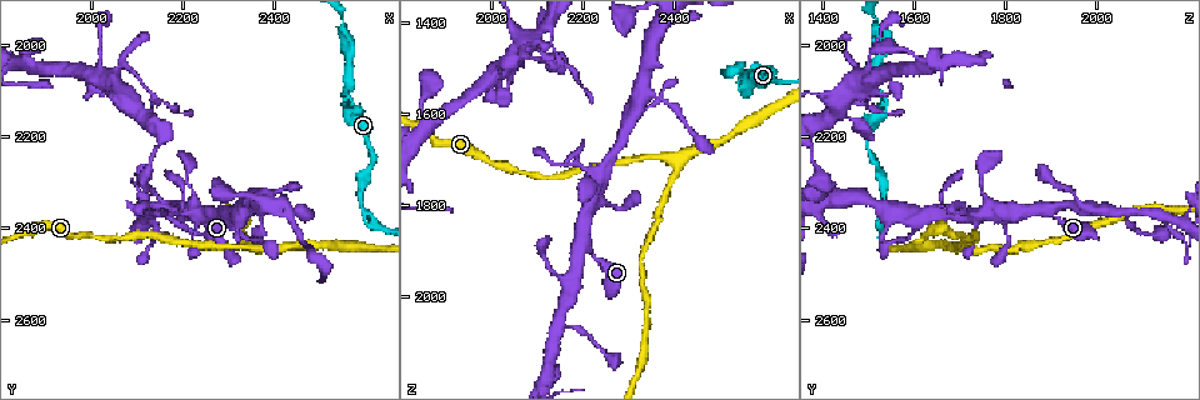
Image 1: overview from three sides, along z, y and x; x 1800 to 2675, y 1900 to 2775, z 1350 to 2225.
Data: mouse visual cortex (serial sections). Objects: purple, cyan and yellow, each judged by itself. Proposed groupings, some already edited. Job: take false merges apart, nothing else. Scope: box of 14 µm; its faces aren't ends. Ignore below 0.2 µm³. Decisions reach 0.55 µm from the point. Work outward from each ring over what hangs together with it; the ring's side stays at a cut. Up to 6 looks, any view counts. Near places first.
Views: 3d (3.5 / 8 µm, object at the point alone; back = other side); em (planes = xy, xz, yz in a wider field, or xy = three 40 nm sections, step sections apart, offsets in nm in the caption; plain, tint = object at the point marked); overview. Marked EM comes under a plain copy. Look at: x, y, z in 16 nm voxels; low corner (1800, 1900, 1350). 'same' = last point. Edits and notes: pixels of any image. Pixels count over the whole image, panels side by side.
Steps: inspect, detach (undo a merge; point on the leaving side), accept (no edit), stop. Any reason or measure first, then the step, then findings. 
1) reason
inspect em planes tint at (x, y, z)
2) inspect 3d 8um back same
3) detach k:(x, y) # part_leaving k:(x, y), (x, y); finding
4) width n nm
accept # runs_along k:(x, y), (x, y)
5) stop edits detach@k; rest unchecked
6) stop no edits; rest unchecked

thin neck
inspect 3d 3.5um at (2565, 2115, 1525)

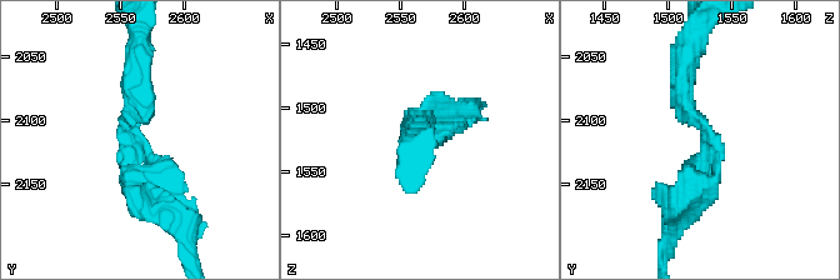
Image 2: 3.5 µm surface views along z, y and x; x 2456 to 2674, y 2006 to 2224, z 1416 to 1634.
arm_widths 250, 400 nm
accept # runs_along 2:(160, 204), (130, 120), (138, 58); one cell here

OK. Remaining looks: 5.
a fork
inspect 3d 3.5um back at (2220, 2370, 1770)

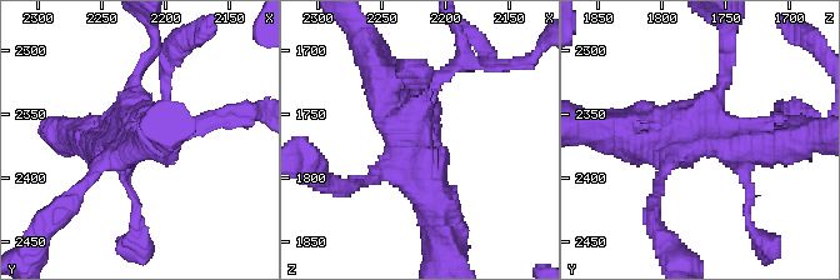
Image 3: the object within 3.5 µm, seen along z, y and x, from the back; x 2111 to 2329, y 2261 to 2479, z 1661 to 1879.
inspect em xy step 3 tint at (2224, 2366, 1768)

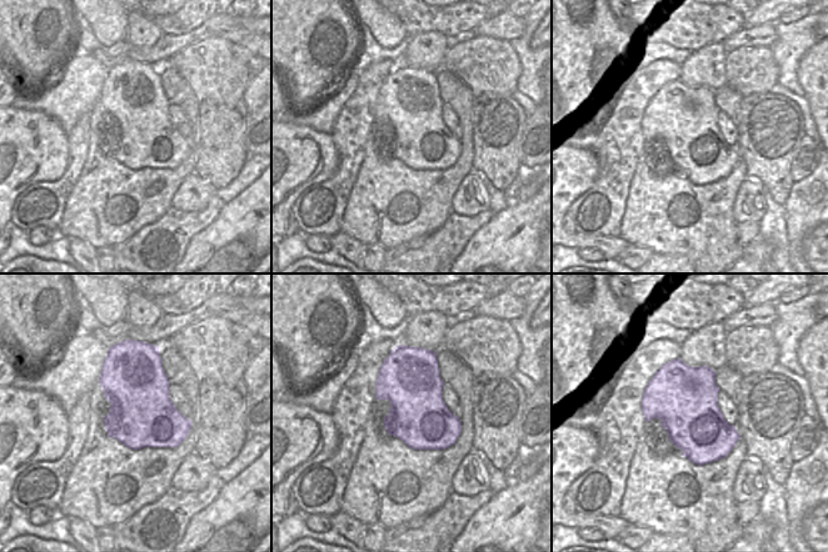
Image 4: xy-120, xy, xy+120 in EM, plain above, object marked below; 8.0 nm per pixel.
accept # runs_along 3:(440, 215), (399, 93), (375, 68); one cell here

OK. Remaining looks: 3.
sharp bend
inspect 3d 3.5um back at (2120, 2380, 2190)

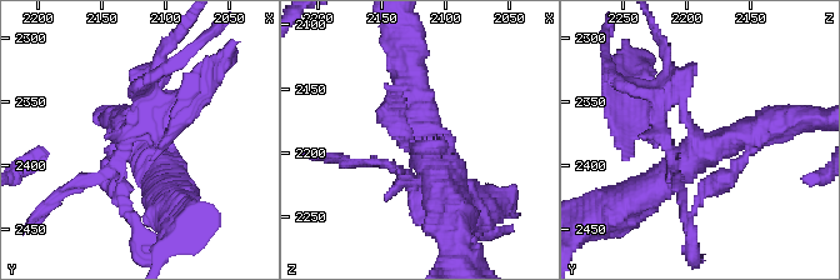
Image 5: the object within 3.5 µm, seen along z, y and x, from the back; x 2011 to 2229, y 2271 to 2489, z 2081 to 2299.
inspect em xy step 3 tint at (2116, 2384, 2186)

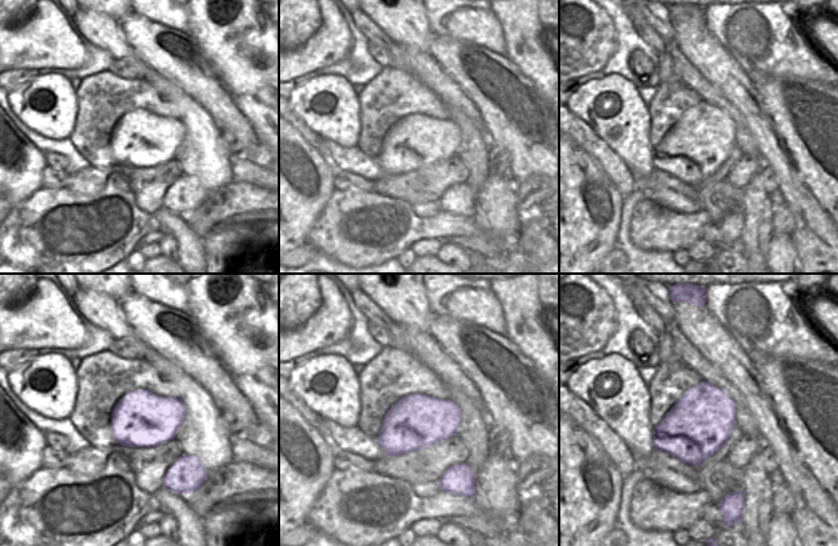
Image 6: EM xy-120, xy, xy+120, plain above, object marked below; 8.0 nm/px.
arms 3; arm_widths 200, 400, 400 nm
detach 5:(163, 133) # part_leaving 5:(681, 103), (656, 103), (675, 173); two cells meet here

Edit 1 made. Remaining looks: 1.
stop edits detach@5; rest unchecked

